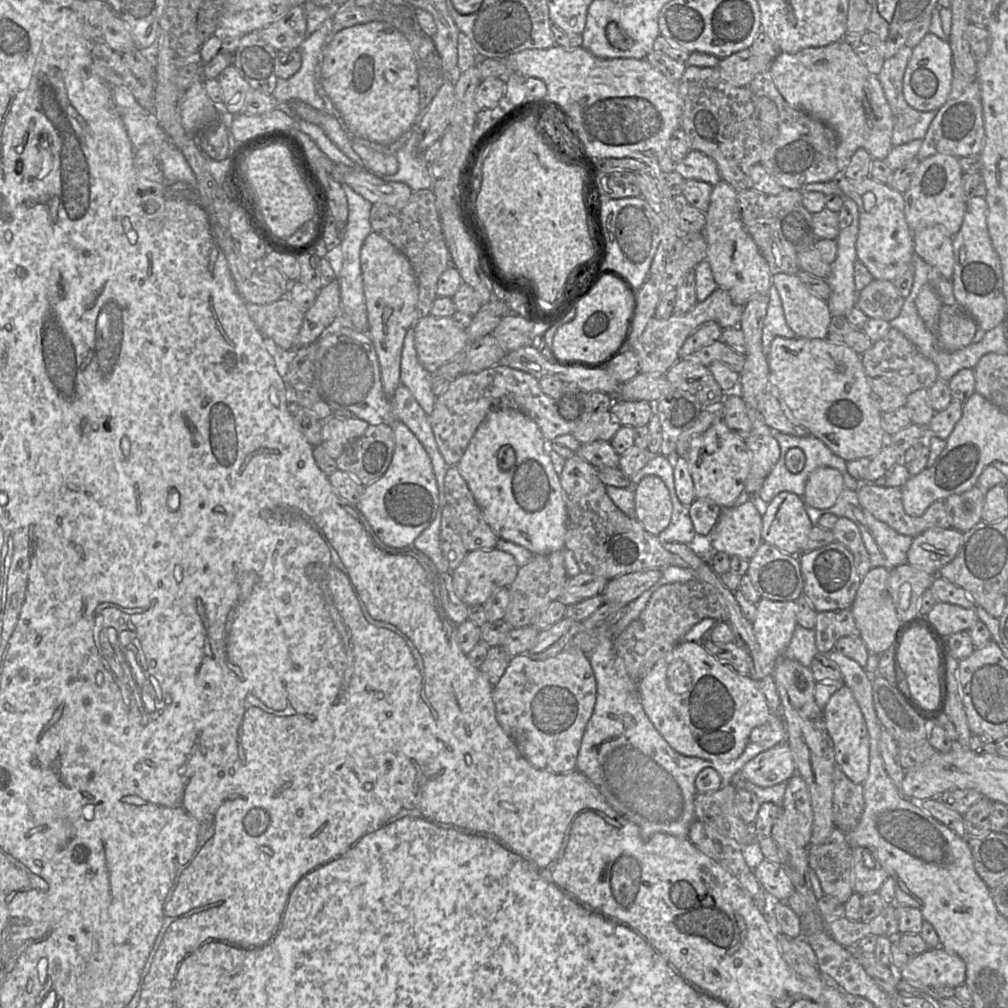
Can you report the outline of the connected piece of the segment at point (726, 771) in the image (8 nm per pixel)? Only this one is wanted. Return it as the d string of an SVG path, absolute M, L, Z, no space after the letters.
M662 568L659 580L627 605L625 614L608 631L605 638L586 654L595 675L597 695L576 763L577 771L592 782L620 816L646 832L664 832L680 837L687 837L690 826L696 819L694 801L698 791L695 779L702 769L713 768L721 776L722 784L745 788L754 793L762 803L772 802L779 806L783 804L787 783L760 787L740 775L740 770L748 761L787 739L784 721L778 713L772 712L767 723L763 725L770 729L769 737L760 742L749 742L735 760L716 762L680 754L669 746L647 717L641 705L638 684L628 677L623 661L614 653L615 639L639 616L657 589L667 584L684 583L692 579L695 579L694 574L686 568Z

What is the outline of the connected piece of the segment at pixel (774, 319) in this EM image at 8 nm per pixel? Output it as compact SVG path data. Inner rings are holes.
M773 285L770 288L768 297L769 303L762 334L763 352L766 356L769 353L771 342L776 337L798 338L786 322L781 298Z

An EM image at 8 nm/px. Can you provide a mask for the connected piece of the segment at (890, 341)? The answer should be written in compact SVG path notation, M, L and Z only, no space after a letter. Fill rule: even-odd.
M894 327L889 329L883 339L873 343L861 358L869 378L884 379L899 388L906 396L920 389L929 389L938 379L935 363L923 356L915 345Z

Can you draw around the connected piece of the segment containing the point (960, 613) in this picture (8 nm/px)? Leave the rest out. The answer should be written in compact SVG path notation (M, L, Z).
M937 602L927 616L937 629L947 636L969 631L979 621L974 609L943 602Z

